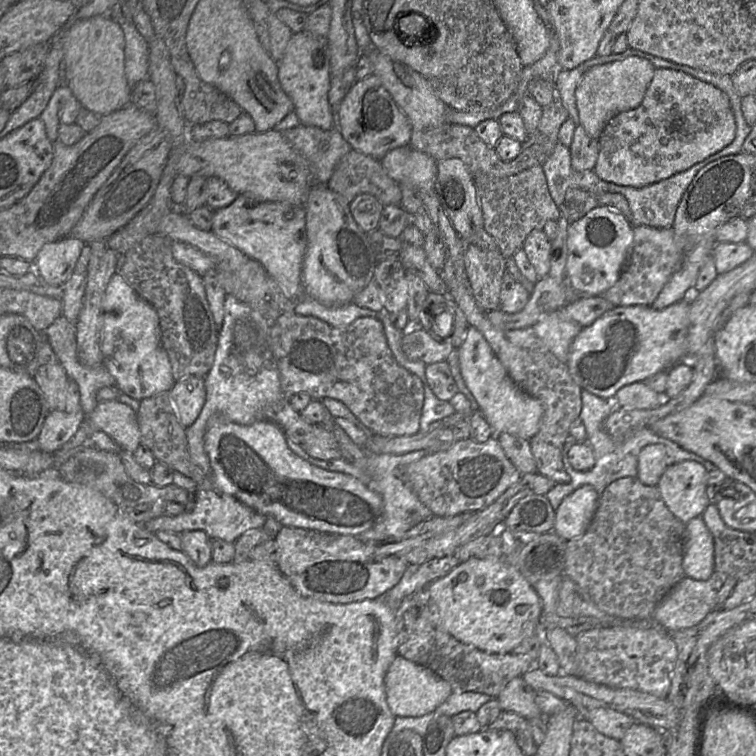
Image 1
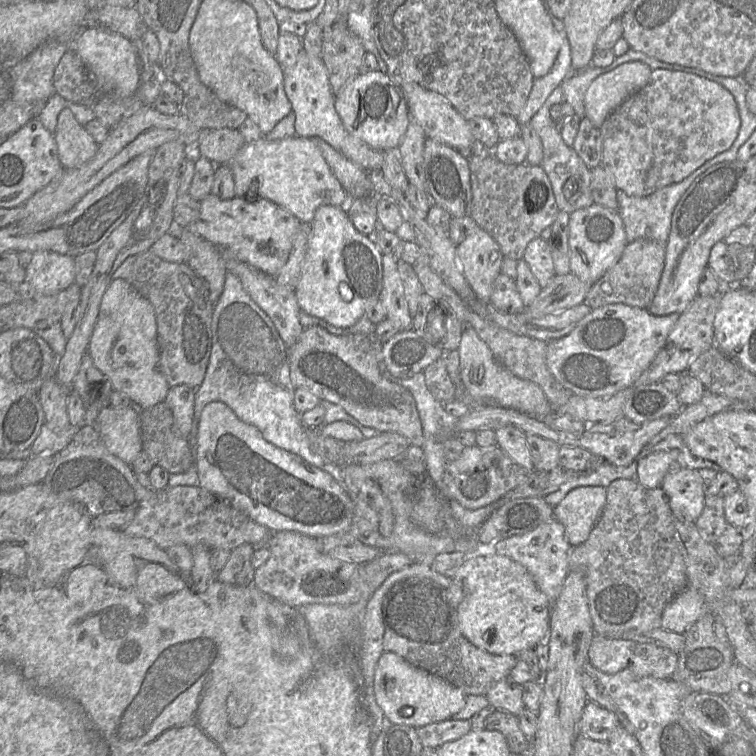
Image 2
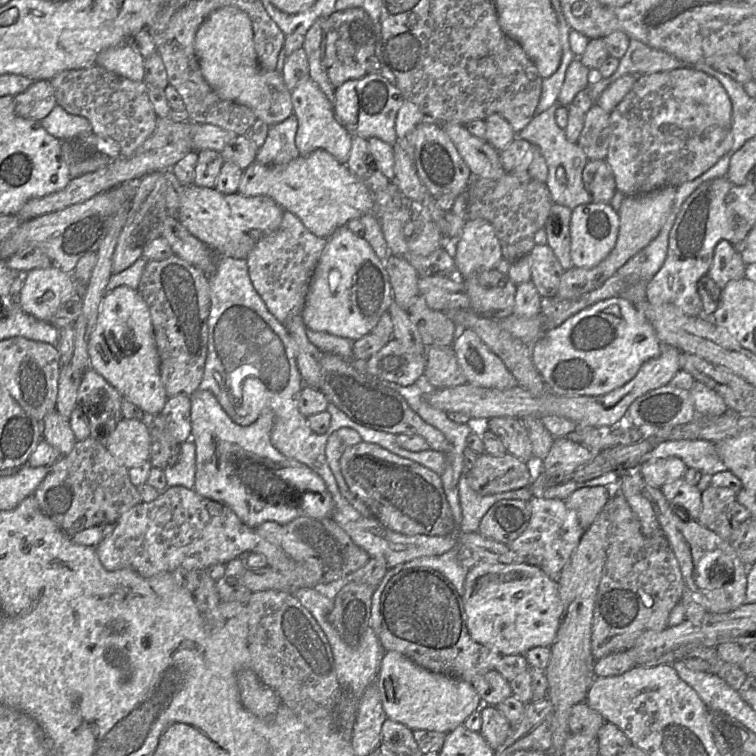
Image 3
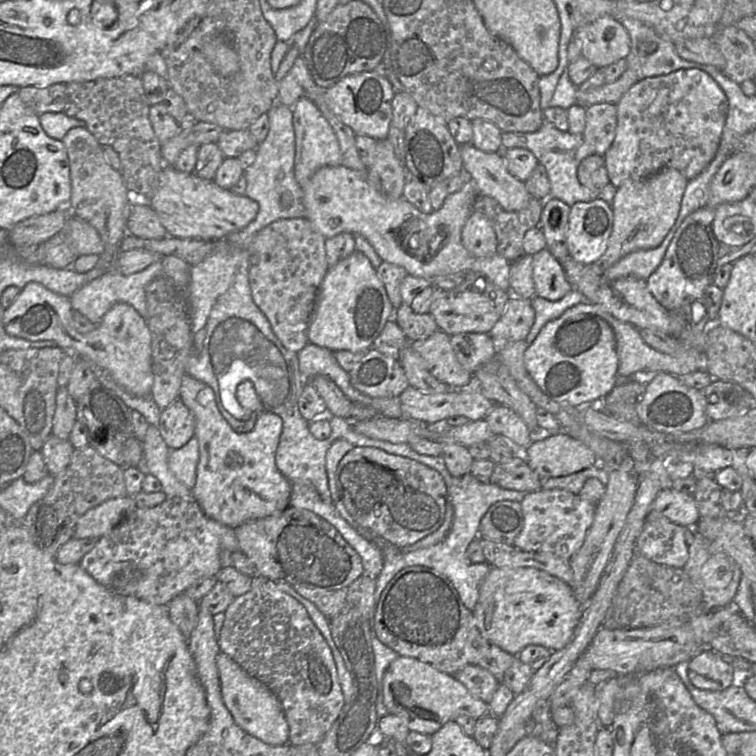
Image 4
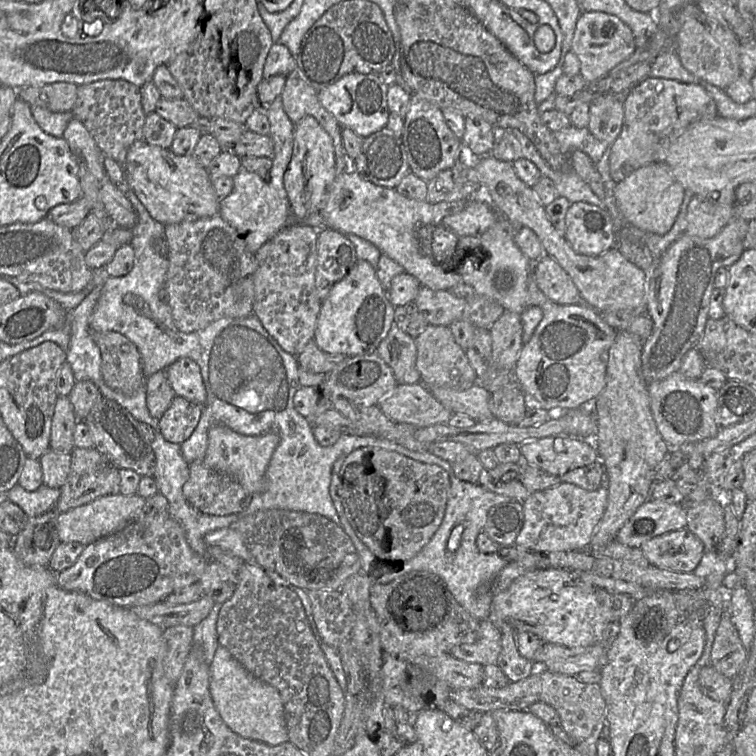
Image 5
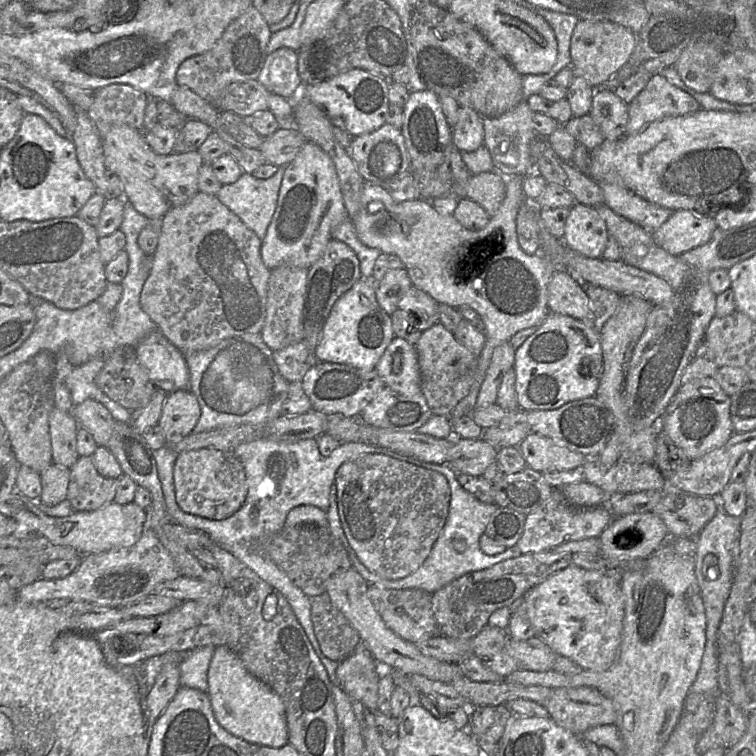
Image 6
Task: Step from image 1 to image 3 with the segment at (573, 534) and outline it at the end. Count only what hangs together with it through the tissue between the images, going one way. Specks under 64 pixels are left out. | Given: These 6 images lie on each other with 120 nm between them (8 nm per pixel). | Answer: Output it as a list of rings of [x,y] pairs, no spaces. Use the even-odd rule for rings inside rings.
[[[590,486],[574,491],[566,500],[568,508],[577,513],[579,523],[586,530],[605,508],[612,496],[612,488]]]

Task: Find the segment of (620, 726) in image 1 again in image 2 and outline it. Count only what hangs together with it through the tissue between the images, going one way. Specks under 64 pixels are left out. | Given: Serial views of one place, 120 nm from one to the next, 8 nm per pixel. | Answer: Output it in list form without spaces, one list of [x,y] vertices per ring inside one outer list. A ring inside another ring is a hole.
[[[588,701],[579,721],[579,733],[592,740],[607,742],[618,725],[620,722],[613,712]]]

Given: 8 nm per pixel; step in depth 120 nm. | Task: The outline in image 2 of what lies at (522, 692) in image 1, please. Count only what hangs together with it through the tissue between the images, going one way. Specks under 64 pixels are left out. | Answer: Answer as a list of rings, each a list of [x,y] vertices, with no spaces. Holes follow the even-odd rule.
[[[509,676],[494,684],[485,696],[490,706],[515,716],[525,709],[521,685],[514,682]]]

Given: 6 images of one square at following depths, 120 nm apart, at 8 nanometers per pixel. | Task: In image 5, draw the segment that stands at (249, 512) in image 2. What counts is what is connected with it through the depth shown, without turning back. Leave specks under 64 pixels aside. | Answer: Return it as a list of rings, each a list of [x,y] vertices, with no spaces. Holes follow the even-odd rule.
[[[182,357],[165,369],[169,384],[177,396],[203,405],[206,402],[206,389],[200,368],[196,362]],[[215,424],[208,432],[208,446],[203,463],[233,477],[252,496],[264,488],[266,470],[279,441],[280,436],[277,432],[247,436],[236,433],[223,424]]]

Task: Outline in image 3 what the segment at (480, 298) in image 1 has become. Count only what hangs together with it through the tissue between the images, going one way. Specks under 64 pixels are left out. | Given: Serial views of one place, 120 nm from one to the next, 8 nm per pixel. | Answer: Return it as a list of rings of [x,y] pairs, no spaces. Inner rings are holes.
[[[482,218],[466,220],[458,239],[445,250],[454,258],[460,279],[480,270],[495,269],[503,258],[493,226]]]

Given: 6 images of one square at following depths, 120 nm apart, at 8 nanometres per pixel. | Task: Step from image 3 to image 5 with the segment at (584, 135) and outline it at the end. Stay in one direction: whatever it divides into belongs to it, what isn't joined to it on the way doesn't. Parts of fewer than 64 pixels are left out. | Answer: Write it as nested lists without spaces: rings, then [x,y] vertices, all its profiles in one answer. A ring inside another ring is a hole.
[[[600,94],[591,101],[587,128],[598,140],[611,145],[621,132],[623,120],[623,102],[614,94]]]

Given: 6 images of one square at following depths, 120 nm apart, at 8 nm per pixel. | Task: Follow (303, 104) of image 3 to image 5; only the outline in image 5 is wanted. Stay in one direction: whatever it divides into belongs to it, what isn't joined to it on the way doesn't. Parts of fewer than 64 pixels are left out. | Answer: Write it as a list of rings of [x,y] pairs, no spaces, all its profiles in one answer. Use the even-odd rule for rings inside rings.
[[[308,115],[295,123],[293,138],[293,153],[284,174],[284,188],[292,218],[303,220],[309,214],[320,211],[327,189],[337,175],[337,167],[332,138],[314,117]]]

